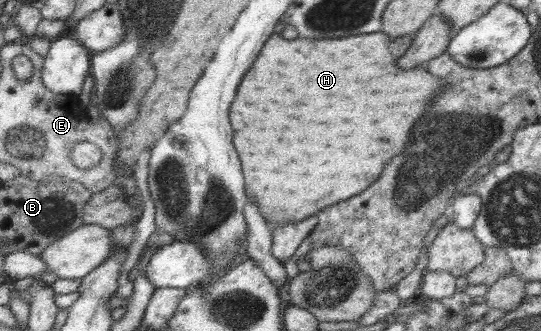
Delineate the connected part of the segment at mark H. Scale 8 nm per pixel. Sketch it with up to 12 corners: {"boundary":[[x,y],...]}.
{"boundary":[[271,33],[229,108],[297,222],[377,180],[442,80],[414,34]]}

